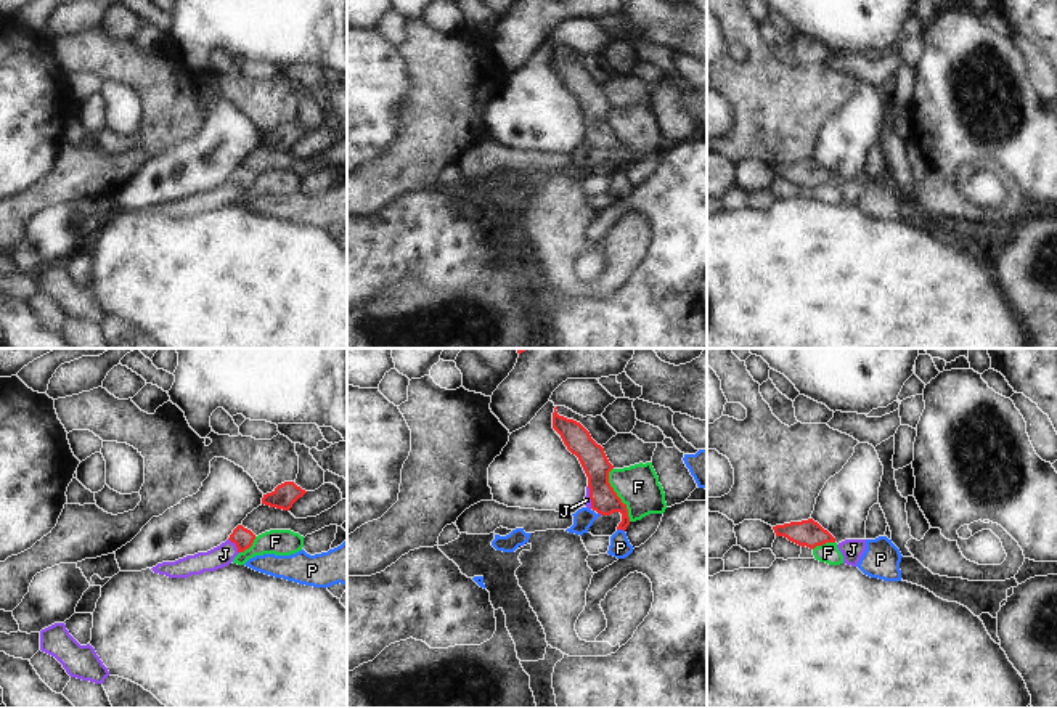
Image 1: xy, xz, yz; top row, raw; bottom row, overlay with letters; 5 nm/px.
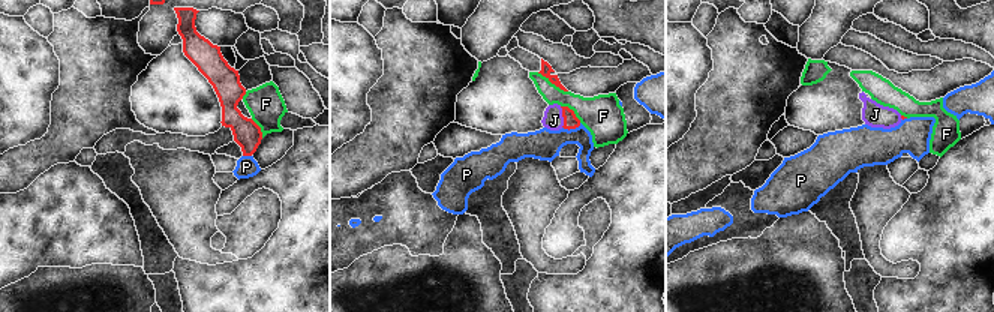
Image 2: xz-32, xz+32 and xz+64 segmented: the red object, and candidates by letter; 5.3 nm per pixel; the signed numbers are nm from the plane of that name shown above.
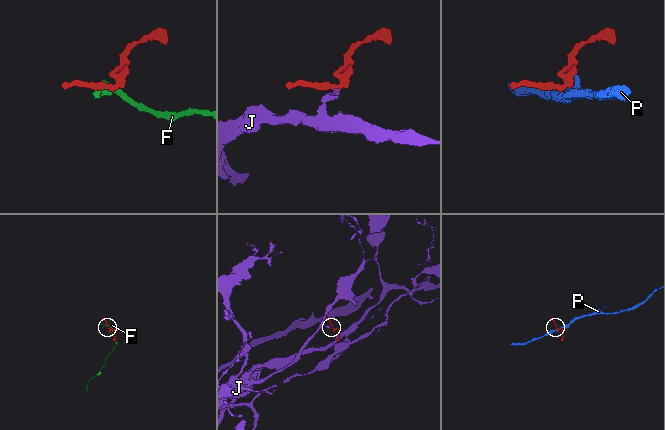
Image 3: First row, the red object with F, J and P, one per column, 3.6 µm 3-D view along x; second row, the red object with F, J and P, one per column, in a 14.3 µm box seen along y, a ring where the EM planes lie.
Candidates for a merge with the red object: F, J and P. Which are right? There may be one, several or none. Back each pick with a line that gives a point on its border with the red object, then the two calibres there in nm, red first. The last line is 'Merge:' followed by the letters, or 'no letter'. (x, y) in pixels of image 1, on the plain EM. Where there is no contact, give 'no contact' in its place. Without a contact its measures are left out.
J: contact xy (236, 187); calibres 100 and 110 nm
Merge: J

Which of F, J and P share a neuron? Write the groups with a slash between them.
F / J / P

